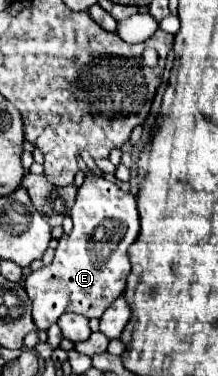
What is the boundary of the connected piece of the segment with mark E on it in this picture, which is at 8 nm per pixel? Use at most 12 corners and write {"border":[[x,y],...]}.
{"border":[[88,171],[54,261],[24,281],[38,329],[124,293],[136,195]]}

